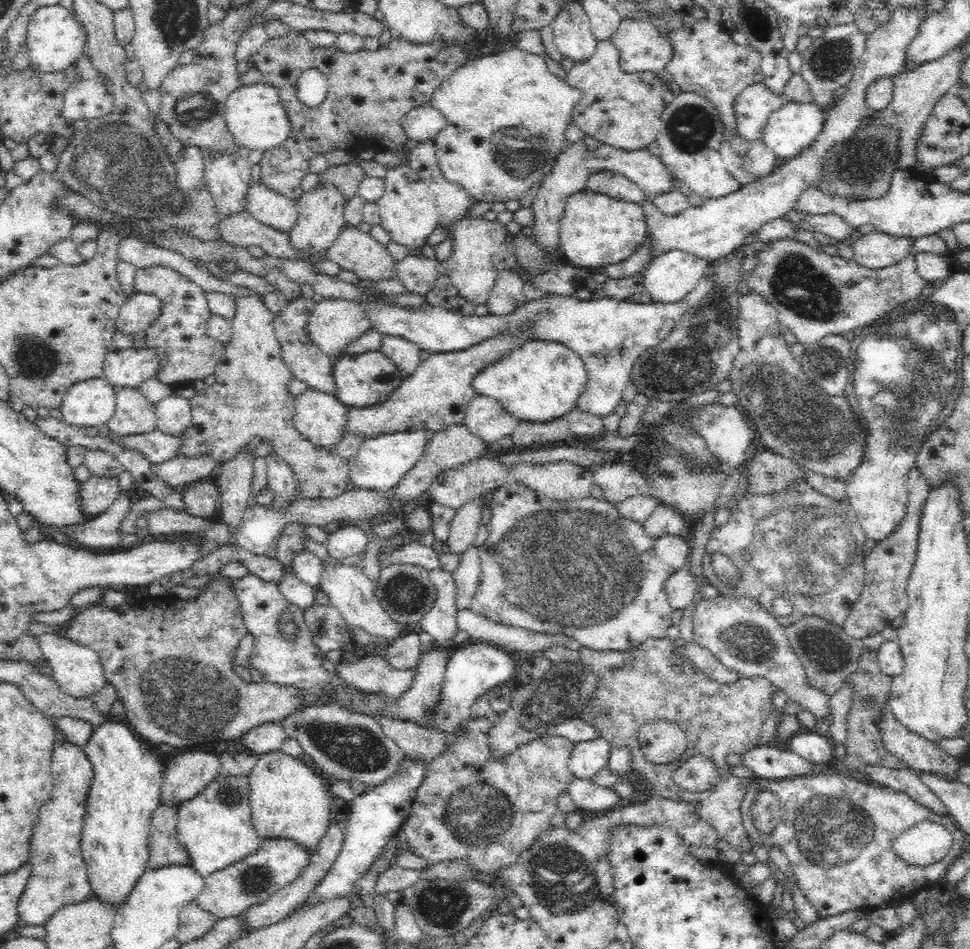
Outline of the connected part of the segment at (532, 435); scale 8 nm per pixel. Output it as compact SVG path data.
M564 415L550 422L541 423L521 421L512 431L511 436L513 445L521 451L525 448L530 448L530 446L536 444L536 442L566 441L571 437L569 417L568 415Z

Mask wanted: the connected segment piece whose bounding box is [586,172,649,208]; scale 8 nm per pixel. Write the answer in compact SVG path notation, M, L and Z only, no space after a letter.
M598 172L592 174L586 182L587 188L599 194L606 194L626 202L632 202L638 206L649 197L634 182L616 172Z

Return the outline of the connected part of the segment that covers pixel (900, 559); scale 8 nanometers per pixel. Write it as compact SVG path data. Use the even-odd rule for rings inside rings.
M913 465L908 470L906 488L909 492L909 501L906 516L901 525L865 555L865 588L861 593L856 606L850 612L843 625L846 635L852 639L862 639L874 634L881 634L886 626L907 612L909 599L906 593L908 581L917 557L918 522L920 522L920 508L928 498L929 482L926 477Z

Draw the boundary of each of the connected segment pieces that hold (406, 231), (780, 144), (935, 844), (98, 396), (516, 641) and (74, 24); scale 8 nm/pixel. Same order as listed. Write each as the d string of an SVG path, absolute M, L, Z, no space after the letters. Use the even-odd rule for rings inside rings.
M406 163L393 167L386 172L385 192L377 200L381 221L379 224L389 232L391 240L409 250L422 248L427 239L438 226L440 213L435 197L424 180Z
M786 100L784 106L770 114L768 123L761 132L762 142L777 158L788 160L796 157L816 141L817 135L822 131L825 118L824 110L815 102L798 103Z
M922 821L890 840L894 854L912 867L942 860L952 846L952 836L938 822Z
M100 376L76 382L65 394L61 419L72 426L106 426L115 413L112 387L108 379Z
M469 609L457 612L457 624L460 631L468 634L469 641L481 641L510 652L522 651L531 655L536 650L543 651L551 646L563 646L574 651L584 647L580 641L562 633L540 633L502 626Z
M60 4L37 8L27 24L26 42L31 68L41 72L60 72L72 67L87 44L87 30Z

